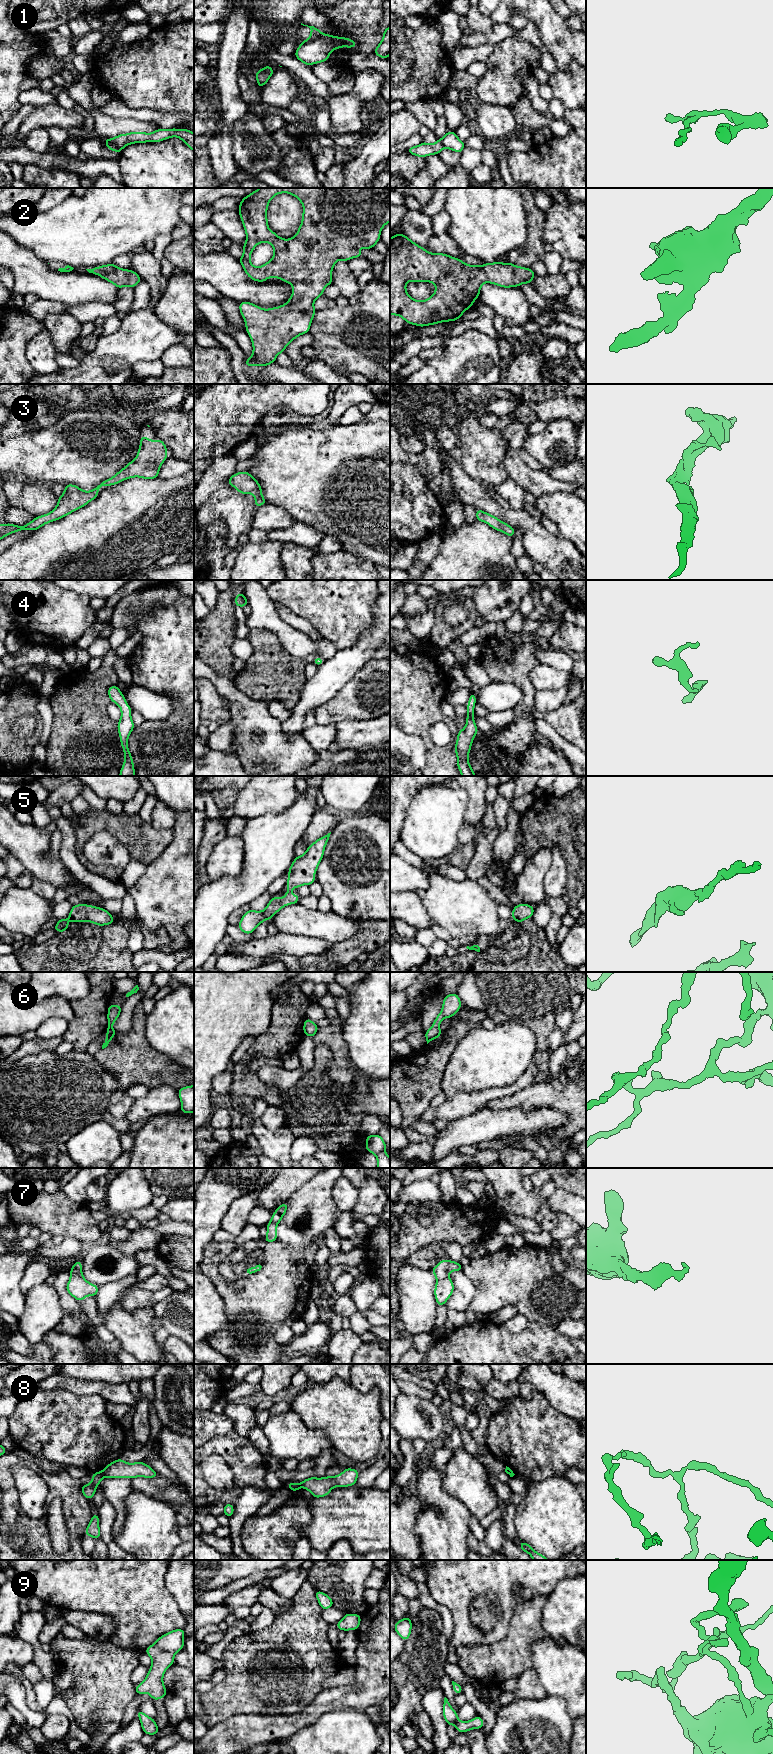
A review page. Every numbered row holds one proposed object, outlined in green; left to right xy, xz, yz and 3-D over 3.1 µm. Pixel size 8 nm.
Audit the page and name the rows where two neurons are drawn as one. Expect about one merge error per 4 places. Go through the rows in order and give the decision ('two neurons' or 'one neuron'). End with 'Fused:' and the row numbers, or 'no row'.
1: two neurons
2: one neuron
3: one neuron
4: one neuron
5: one neuron
6: one neuron
7: one neuron
8: two neurons
9: one neuron
Fused: 1, 8

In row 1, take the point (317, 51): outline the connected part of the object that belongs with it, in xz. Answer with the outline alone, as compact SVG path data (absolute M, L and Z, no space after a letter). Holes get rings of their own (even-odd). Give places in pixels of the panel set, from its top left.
M322 34L309 43L300 43L294 56L302 63L310 66L328 61L330 53L335 49L342 47L354 48L356 46L357 43L350 38Z

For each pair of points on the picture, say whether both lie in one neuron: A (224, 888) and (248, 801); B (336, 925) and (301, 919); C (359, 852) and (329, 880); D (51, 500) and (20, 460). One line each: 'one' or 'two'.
A: two
B: one
C: one
D: two

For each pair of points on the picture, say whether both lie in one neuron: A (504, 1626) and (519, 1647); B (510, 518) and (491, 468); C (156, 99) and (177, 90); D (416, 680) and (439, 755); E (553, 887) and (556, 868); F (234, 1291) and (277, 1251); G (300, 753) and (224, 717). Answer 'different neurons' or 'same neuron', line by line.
A: different neurons
B: different neurons
C: same neuron
D: same neuron
E: same neuron
F: same neuron
G: different neurons

